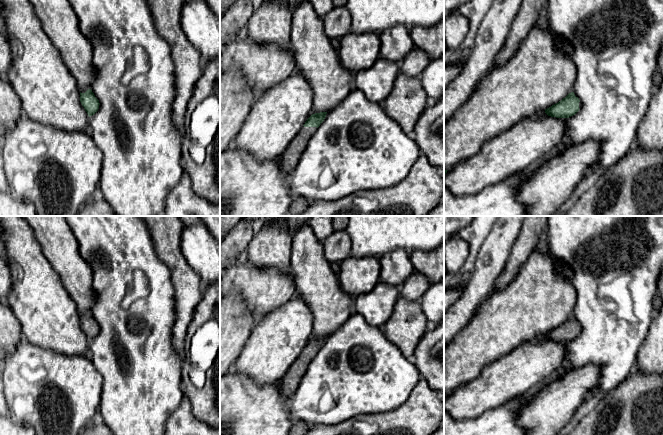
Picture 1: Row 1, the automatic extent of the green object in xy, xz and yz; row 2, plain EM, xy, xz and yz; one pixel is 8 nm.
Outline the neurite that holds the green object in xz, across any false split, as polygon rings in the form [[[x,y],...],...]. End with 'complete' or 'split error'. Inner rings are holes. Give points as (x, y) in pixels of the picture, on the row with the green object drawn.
[[[327,112],[312,114],[289,146],[280,155],[280,169],[283,173],[289,174],[295,169],[301,154],[307,147],[308,141],[324,121],[326,114]]]; split error

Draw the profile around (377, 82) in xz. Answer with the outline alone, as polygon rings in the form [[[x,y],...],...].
[[[380,57],[371,67],[355,74],[356,89],[362,91],[369,101],[382,104],[392,92],[399,73],[398,62]]]

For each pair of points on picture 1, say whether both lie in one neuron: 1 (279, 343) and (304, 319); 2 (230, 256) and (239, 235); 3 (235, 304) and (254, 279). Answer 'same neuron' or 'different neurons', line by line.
1: same neuron
2: same neuron
3: different neurons

